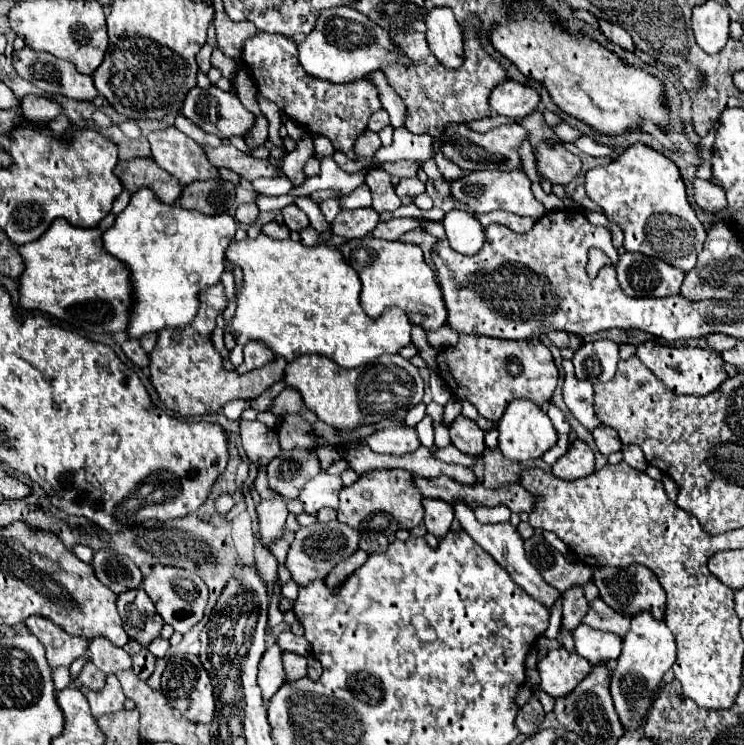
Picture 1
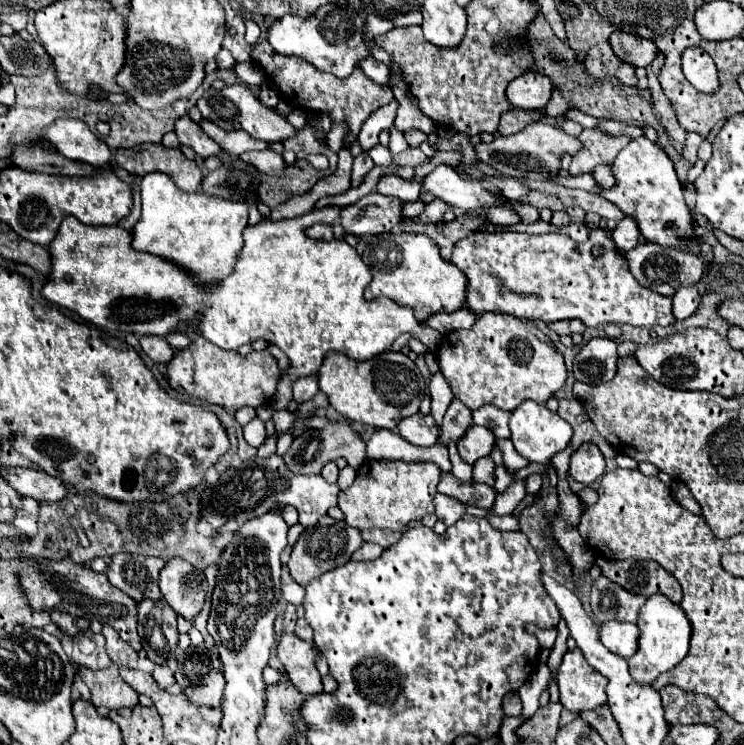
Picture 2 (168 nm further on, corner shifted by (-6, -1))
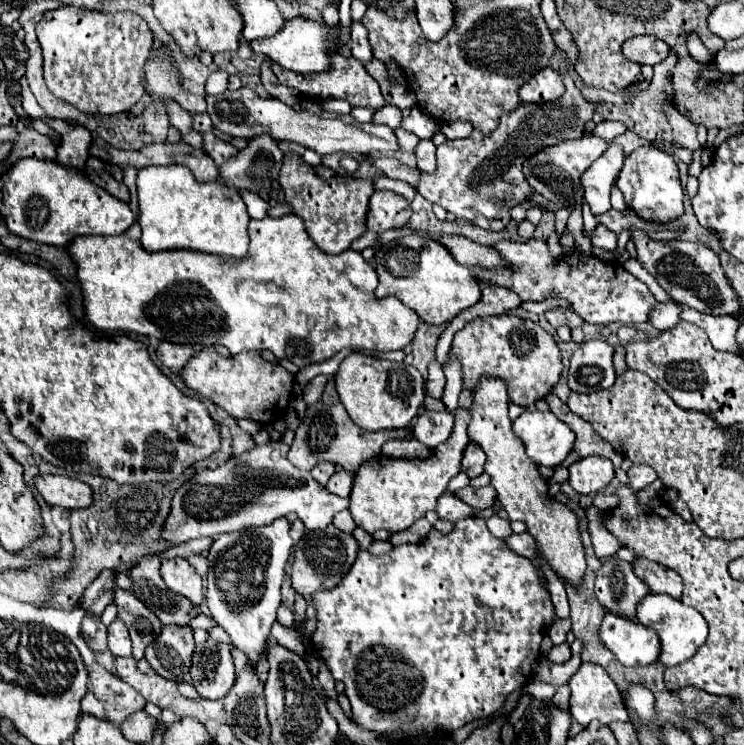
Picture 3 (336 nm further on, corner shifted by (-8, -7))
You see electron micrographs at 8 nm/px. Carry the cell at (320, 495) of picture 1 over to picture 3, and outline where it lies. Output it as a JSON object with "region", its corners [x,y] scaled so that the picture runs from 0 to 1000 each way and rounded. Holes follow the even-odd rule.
{"region":[[[362,593],[343,599],[324,612],[313,612],[308,620],[286,631],[265,634],[233,666],[233,682],[224,693],[219,722],[233,733],[273,719],[292,722],[294,717],[335,706],[364,703],[364,698],[391,687],[402,693],[413,711],[437,709],[456,685],[466,682],[466,668],[445,663],[415,634],[394,628],[394,623],[386,617],[386,607],[386,596]]]}

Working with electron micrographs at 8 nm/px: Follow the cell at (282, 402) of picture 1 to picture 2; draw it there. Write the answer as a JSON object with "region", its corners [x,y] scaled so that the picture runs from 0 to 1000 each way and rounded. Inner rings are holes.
{"region":[[[423,502],[415,505],[415,507],[399,507],[399,513],[394,515],[394,534],[402,542],[418,537],[426,526],[429,526],[429,518],[426,518],[426,505]]]}

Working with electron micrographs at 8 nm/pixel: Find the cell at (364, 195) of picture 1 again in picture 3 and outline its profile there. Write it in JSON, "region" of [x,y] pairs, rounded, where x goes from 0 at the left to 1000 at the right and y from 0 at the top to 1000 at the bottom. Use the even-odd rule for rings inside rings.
{"region":[[[378,290],[378,293],[353,293],[353,295],[337,295],[333,302],[336,321],[332,344],[327,349],[316,352],[300,352],[292,344],[273,341],[273,338],[195,338],[187,328],[187,301],[181,298],[171,311],[160,317],[101,317],[95,328],[90,330],[95,349],[103,357],[103,376],[109,384],[112,397],[112,419],[117,424],[117,432],[129,443],[163,446],[184,446],[200,454],[214,454],[235,462],[267,462],[267,464],[284,464],[284,462],[300,462],[308,467],[310,475],[321,475],[327,470],[364,470],[372,481],[386,481],[397,491],[410,494],[423,486],[442,483],[453,472],[472,467],[472,470],[507,470],[507,472],[526,472],[526,470],[542,470],[547,462],[552,462],[560,440],[563,440],[563,424],[547,413],[536,400],[520,397],[520,400],[504,400],[504,384],[507,384],[507,365],[488,349],[485,338],[466,336],[461,341],[445,344],[429,336],[418,317],[410,309],[410,298],[397,290]]]}

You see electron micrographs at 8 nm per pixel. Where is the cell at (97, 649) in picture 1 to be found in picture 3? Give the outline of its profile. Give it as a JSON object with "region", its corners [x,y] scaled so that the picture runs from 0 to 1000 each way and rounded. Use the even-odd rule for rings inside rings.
{"region":[[[155,832],[155,835],[149,835],[144,848],[147,848],[147,872],[149,872],[149,878],[173,883],[176,881],[176,859],[173,859],[173,848],[171,848],[168,838],[163,832]]]}

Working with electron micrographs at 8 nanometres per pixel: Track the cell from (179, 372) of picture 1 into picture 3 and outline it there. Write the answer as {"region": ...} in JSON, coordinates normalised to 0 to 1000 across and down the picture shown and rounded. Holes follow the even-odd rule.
{"region":[[[273,470],[257,478],[243,497],[243,507],[251,521],[281,534],[297,545],[313,561],[337,561],[359,569],[378,561],[388,548],[388,532],[394,523],[394,502],[370,486],[359,486],[348,472],[321,472],[310,481],[294,478],[289,470]]]}

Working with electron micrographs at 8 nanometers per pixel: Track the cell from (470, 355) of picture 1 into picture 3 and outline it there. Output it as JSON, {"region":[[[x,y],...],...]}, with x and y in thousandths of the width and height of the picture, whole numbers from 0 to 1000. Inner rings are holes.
{"region":[[[673,421],[673,424],[652,424],[652,427],[638,427],[633,432],[628,432],[622,438],[622,443],[617,443],[609,454],[609,467],[601,478],[601,486],[606,481],[614,481],[620,486],[622,494],[622,523],[628,526],[638,526],[641,515],[644,515],[644,505],[657,505],[657,507],[671,507],[681,515],[681,529],[684,537],[700,548],[714,548],[719,545],[722,537],[733,534],[746,515],[754,507],[754,472],[743,456],[743,451],[738,446],[733,446],[727,438],[722,438],[714,430],[703,430],[695,427],[690,421]]]}

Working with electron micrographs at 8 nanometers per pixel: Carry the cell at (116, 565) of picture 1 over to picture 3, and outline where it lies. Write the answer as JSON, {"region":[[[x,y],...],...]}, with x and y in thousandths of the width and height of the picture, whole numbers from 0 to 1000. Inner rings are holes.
{"region":[[[249,730],[246,738],[238,738],[238,736],[233,733],[230,738],[224,738],[224,741],[219,741],[219,744],[208,744],[208,746],[203,746],[203,749],[187,752],[187,754],[173,765],[173,776],[176,776],[176,784],[179,784],[176,795],[179,795],[192,811],[198,811],[198,816],[216,832],[216,838],[241,838],[241,840],[249,840],[249,838],[254,838],[254,832],[265,824],[265,816],[257,816],[257,808],[254,808],[249,800],[241,800],[241,797],[230,795],[230,792],[224,789],[224,784],[219,781],[216,770],[214,770],[214,760],[216,760],[216,752],[219,752],[219,749],[235,749],[235,746],[251,746],[251,744],[257,744],[257,733]]]}

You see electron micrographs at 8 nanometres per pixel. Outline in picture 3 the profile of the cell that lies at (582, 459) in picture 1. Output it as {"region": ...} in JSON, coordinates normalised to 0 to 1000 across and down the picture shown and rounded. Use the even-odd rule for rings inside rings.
{"region":[[[789,612],[765,626],[765,650],[781,663],[808,660],[824,639],[824,623],[810,612]]]}

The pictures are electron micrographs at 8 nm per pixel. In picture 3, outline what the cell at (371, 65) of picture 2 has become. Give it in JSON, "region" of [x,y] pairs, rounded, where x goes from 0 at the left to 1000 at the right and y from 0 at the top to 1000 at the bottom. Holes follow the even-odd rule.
{"region":[[[485,30],[472,32],[472,59],[469,59],[469,64],[472,64],[474,78],[480,78],[483,83],[493,86],[493,83],[501,81],[499,62],[493,56],[493,40],[491,40],[491,35]]]}

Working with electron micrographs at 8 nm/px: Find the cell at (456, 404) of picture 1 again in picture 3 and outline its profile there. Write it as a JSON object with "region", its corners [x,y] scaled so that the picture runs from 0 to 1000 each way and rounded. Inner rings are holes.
{"region":[[[614,548],[612,572],[601,593],[585,601],[582,612],[574,617],[528,617],[517,612],[499,615],[485,623],[483,634],[477,636],[474,658],[469,666],[469,687],[483,709],[496,717],[507,711],[520,714],[539,714],[555,706],[571,687],[585,685],[587,668],[601,658],[601,647],[620,631],[622,604],[630,596],[628,572],[633,566],[633,553],[628,548]]]}

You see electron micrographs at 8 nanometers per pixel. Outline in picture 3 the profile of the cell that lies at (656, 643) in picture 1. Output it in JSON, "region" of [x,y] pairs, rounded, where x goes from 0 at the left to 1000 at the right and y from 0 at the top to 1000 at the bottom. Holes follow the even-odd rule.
{"region":[[[897,797],[867,800],[867,805],[856,816],[856,835],[870,843],[878,843],[883,848],[883,854],[888,859],[888,878],[886,878],[883,889],[891,891],[894,897],[913,894],[913,891],[923,889],[929,881],[934,881],[940,867],[945,867],[950,859],[948,830],[934,816],[921,813],[918,808],[913,808]]]}

